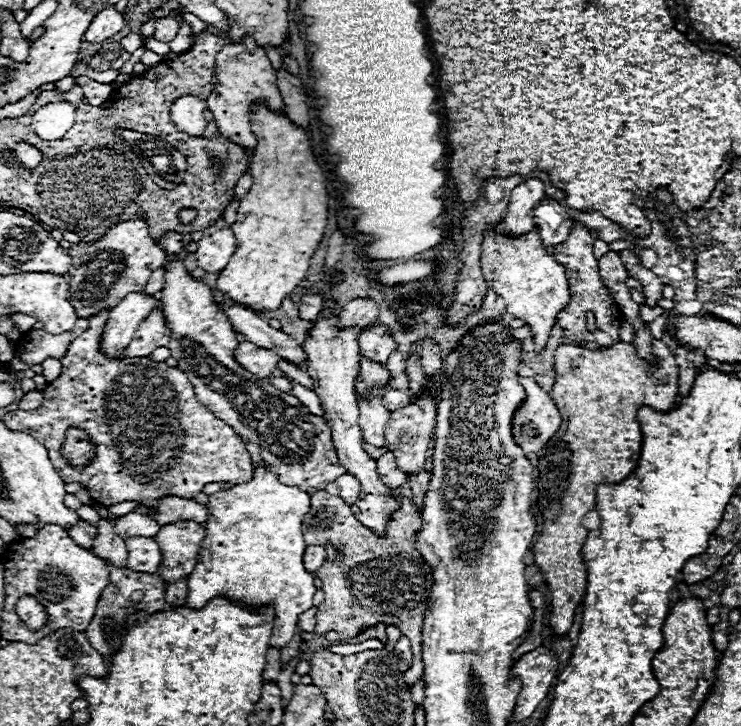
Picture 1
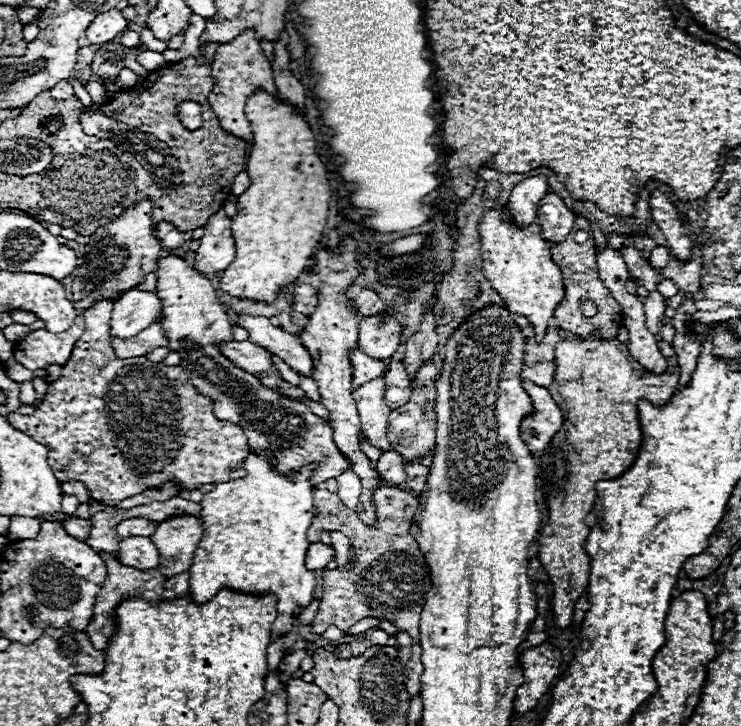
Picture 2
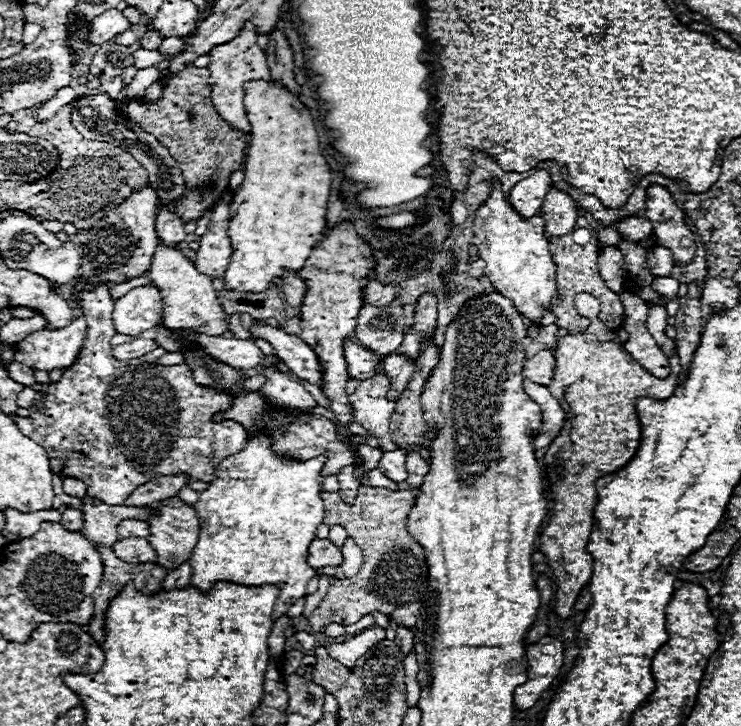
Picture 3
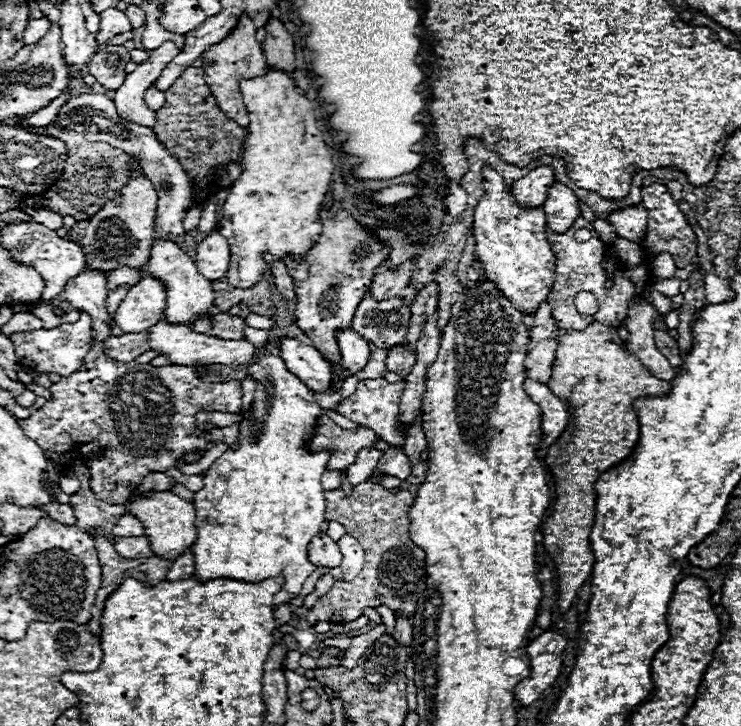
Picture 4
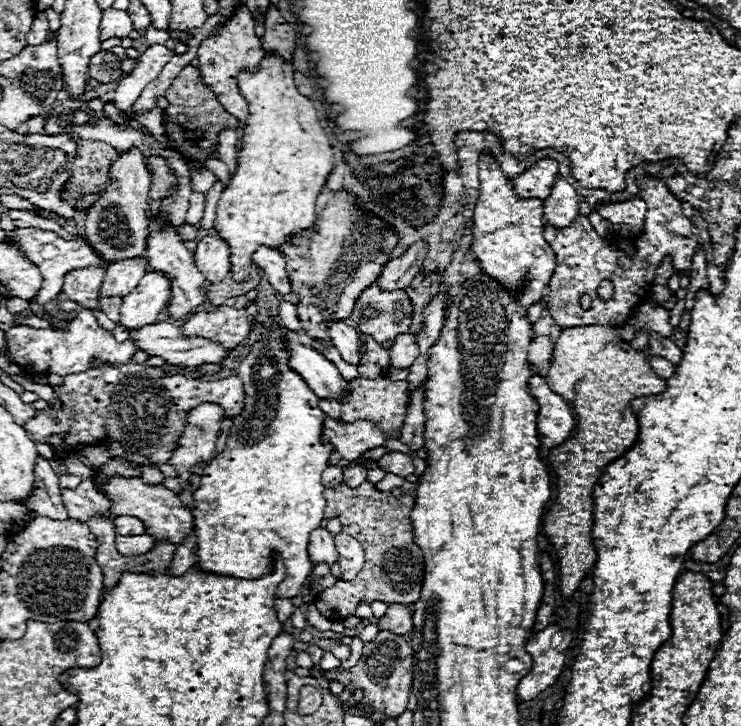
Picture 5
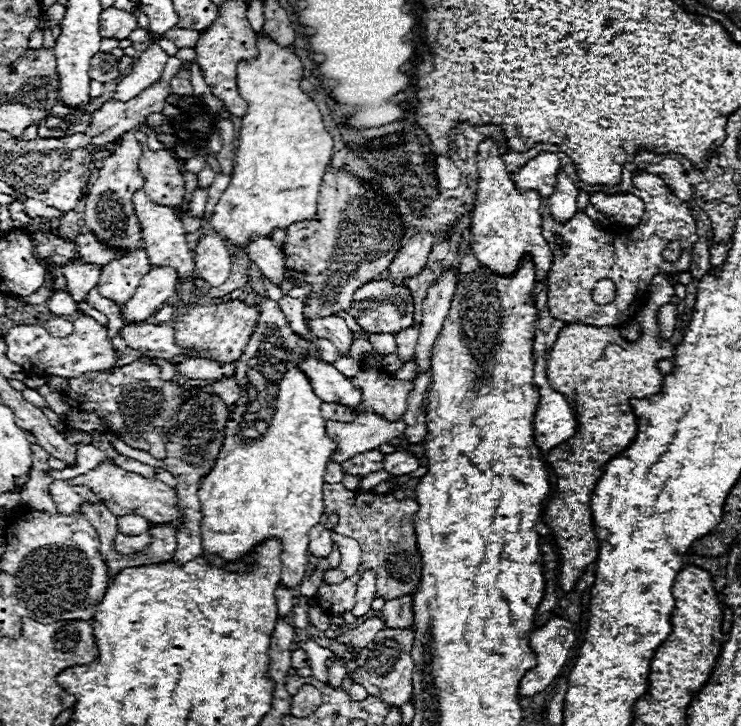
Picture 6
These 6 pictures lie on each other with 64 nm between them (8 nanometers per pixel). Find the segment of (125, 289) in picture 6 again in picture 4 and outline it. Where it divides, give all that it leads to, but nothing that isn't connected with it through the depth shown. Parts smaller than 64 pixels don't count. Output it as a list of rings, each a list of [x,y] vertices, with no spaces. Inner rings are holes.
[[[122,266],[118,270],[112,270],[110,274],[106,274],[106,282],[108,282],[108,290],[114,290],[114,288],[120,288],[120,286],[136,286],[138,280],[140,280],[142,272],[140,270],[134,270],[130,266]]]

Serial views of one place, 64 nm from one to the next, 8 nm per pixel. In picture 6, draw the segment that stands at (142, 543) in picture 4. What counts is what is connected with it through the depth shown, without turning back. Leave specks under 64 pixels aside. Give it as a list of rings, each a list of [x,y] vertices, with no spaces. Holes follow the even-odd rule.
[[[116,532],[114,536],[114,550],[118,554],[136,554],[140,550],[144,550],[150,544],[150,534],[140,534],[140,536],[124,536],[120,532]]]

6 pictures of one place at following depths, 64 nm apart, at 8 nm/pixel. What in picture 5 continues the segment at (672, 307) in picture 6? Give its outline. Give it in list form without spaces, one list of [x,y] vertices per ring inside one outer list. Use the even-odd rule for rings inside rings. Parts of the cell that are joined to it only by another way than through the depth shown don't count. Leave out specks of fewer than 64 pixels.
[[[642,304],[636,308],[634,316],[630,318],[630,324],[636,326],[636,336],[629,344],[637,349],[644,351],[648,346],[649,336],[652,332],[657,332],[670,338],[674,332],[674,326],[670,324],[670,310],[656,306],[652,308],[650,304]]]

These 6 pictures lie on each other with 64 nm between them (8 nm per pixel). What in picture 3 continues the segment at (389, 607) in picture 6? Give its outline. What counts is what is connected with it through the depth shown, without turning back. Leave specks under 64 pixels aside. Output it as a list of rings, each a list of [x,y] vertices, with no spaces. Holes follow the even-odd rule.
[[[398,626],[398,634],[396,634],[394,642],[398,642],[398,646],[402,648],[404,654],[410,654],[410,650],[412,650],[412,638],[414,638],[412,630],[406,630],[404,626]]]

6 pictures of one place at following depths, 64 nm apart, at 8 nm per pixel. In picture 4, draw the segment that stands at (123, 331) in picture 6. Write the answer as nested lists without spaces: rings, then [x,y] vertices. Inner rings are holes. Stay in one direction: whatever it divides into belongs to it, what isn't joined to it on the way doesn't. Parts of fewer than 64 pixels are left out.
[[[158,322],[148,330],[150,350],[170,358],[176,366],[198,366],[198,364],[248,364],[254,356],[254,346],[248,340],[220,340],[214,336],[192,332],[190,326],[178,324],[170,326],[168,322]]]

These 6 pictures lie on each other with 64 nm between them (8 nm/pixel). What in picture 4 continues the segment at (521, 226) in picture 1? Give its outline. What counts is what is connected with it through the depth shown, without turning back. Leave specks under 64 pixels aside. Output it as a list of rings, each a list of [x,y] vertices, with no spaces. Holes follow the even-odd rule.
[[[538,166],[512,184],[512,196],[520,204],[540,206],[546,200],[548,188],[554,184],[554,168]]]

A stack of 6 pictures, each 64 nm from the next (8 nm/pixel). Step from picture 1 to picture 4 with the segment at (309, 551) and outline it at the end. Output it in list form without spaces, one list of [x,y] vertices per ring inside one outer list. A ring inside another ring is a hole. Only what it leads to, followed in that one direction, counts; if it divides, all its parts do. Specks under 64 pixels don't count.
[[[318,532],[310,540],[310,562],[314,562],[314,566],[336,568],[340,566],[340,560],[342,554],[338,550],[338,544],[326,532]]]

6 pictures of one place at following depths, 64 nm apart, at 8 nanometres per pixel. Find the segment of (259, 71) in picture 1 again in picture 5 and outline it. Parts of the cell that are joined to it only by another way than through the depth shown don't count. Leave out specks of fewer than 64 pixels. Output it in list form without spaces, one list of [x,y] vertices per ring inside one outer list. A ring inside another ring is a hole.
[[[238,6],[238,10],[234,10],[230,20],[222,22],[222,26],[218,26],[218,30],[214,30],[214,34],[210,34],[210,38],[206,38],[206,42],[202,42],[198,48],[202,82],[206,82],[206,86],[216,94],[224,110],[230,110],[230,114],[240,122],[246,122],[248,118],[248,104],[238,92],[236,78],[240,70],[246,70],[246,68],[254,70],[260,64],[262,56],[264,56],[262,42],[254,34],[254,20],[246,6]]]

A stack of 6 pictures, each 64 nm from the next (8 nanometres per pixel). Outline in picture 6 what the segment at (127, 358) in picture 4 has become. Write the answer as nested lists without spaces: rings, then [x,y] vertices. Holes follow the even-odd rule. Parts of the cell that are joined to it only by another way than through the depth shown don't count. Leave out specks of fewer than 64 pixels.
[[[82,314],[74,320],[74,332],[66,338],[50,336],[42,326],[14,326],[4,336],[6,358],[26,370],[28,376],[62,376],[78,378],[86,372],[112,368],[116,362],[112,342],[106,338],[106,326],[98,324],[94,318]]]

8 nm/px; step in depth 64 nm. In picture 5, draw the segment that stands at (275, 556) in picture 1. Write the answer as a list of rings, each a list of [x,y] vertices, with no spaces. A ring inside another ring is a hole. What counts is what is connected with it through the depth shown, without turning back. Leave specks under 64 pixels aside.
[[[276,316],[264,320],[264,328],[248,346],[248,354],[240,360],[236,376],[244,382],[244,412],[238,414],[228,430],[226,448],[204,468],[200,488],[194,492],[196,510],[194,526],[198,536],[198,564],[204,572],[216,572],[234,578],[260,578],[272,570],[272,552],[278,550],[286,564],[284,582],[278,586],[278,596],[294,598],[304,580],[312,572],[308,556],[310,530],[324,520],[322,472],[334,446],[322,442],[324,412],[318,408],[318,396],[308,388],[304,378],[296,374],[288,362],[288,342],[282,328],[276,326]]]

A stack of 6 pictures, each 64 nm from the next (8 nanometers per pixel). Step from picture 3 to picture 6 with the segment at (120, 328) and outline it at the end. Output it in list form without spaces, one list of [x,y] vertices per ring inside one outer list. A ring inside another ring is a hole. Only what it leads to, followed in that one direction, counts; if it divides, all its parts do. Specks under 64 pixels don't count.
[[[154,266],[150,274],[142,278],[136,294],[124,306],[122,316],[130,322],[140,322],[150,318],[152,314],[158,312],[160,304],[176,298],[178,284],[180,284],[178,272],[174,268]]]

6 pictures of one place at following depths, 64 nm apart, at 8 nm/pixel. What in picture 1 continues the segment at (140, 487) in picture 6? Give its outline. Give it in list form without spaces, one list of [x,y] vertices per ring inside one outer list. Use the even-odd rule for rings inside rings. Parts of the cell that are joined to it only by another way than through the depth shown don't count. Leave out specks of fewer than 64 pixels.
[[[194,520],[160,526],[154,540],[162,550],[162,568],[158,568],[158,574],[164,582],[176,582],[194,570],[204,536],[204,526]]]

